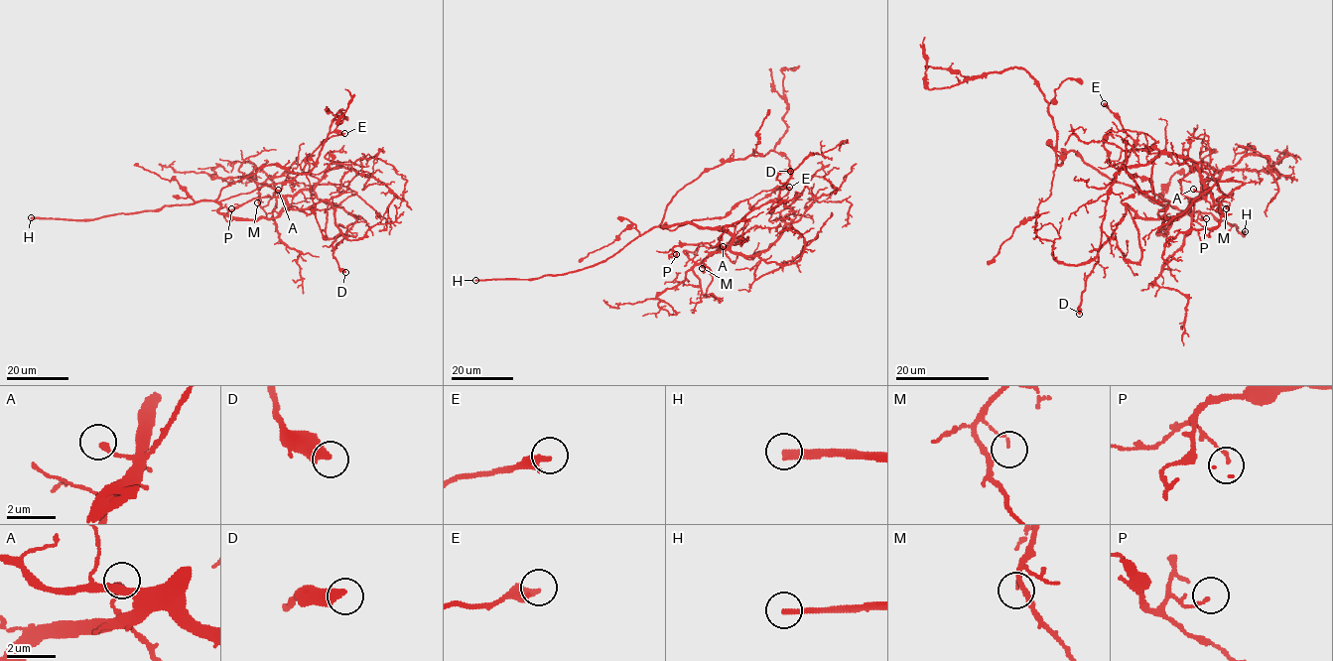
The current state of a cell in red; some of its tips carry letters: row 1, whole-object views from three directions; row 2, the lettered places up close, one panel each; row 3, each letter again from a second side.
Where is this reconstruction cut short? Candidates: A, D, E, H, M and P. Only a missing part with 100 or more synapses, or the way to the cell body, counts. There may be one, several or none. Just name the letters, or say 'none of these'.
H

